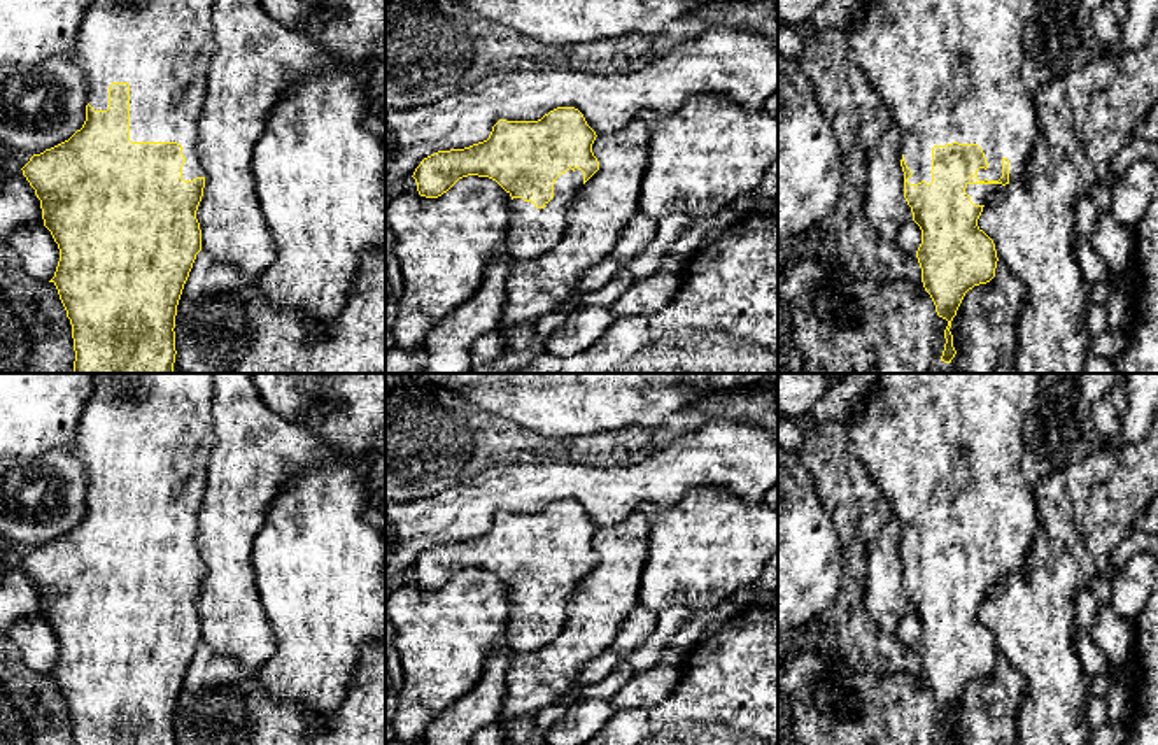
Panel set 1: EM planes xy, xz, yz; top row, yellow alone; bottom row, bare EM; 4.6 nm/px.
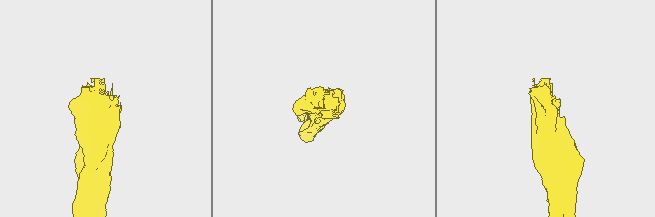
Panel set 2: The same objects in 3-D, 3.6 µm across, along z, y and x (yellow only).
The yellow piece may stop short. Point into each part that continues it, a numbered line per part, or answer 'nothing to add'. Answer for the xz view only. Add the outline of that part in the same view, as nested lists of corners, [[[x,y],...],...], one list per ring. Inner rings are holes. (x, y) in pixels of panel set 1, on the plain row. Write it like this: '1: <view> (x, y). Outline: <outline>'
1: xz (533, 624). Outline: [[[568,563],[555,571],[554,591],[545,601],[513,591],[506,642],[513,656],[524,656],[552,643],[566,624],[566,605],[575,585],[583,578],[583,564]]]

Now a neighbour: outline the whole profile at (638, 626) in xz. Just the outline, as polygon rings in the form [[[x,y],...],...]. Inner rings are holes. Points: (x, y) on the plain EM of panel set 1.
[[[638,605],[629,615],[624,619],[615,640],[613,650],[627,659],[639,647],[646,643],[646,640],[653,635],[657,628],[659,614],[645,605]]]

